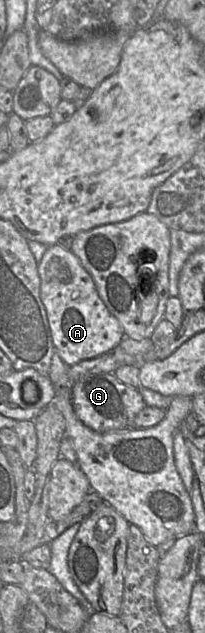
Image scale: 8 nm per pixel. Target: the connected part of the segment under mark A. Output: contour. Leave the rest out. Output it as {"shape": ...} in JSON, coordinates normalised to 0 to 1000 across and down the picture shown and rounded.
{"shape":[[[234,389],[180,419],[195,471],[220,485],[268,556],[337,580],[561,551],[610,532],[580,507],[478,466],[444,434],[341,393]]]}

